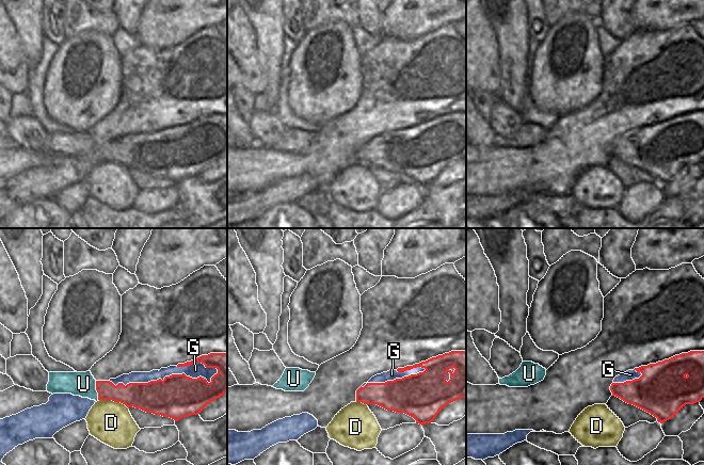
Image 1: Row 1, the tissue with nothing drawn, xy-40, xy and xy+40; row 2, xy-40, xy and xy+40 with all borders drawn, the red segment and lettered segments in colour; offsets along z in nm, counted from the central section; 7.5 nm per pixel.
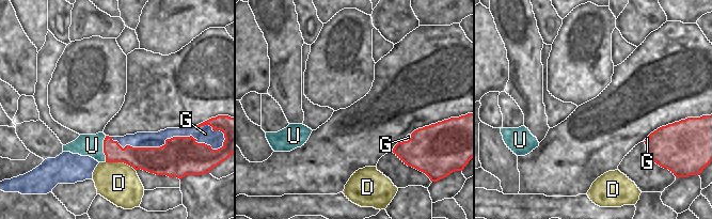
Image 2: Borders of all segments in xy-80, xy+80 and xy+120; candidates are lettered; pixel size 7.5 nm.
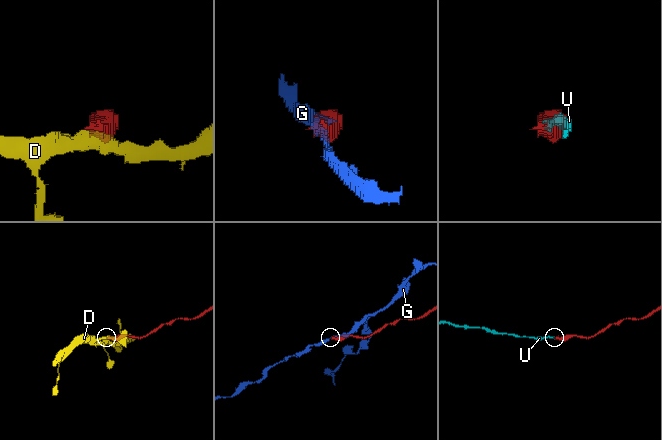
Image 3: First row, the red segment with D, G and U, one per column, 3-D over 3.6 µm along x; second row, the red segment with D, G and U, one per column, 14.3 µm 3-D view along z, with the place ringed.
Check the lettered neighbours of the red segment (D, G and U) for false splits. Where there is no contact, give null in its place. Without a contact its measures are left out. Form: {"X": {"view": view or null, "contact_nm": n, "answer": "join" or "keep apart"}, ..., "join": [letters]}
{"D": {"view": "xy-40", "contact_nm": 240, "answer": "keep apart"}, "G": {"view": "xy-40", "contact_nm": 850, "answer": "keep apart"}, "U": {"view": "xy-40", "contact_nm": 150, "answer": "join"}, "join": ["U"]}

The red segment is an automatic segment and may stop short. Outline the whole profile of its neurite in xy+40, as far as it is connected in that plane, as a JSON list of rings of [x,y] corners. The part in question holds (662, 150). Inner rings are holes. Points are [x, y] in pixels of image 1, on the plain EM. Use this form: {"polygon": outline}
{"polygon": [[[690,112],[669,121],[635,129],[642,137],[624,144],[612,144],[610,151],[662,185],[686,165],[704,159],[704,112]]]}

